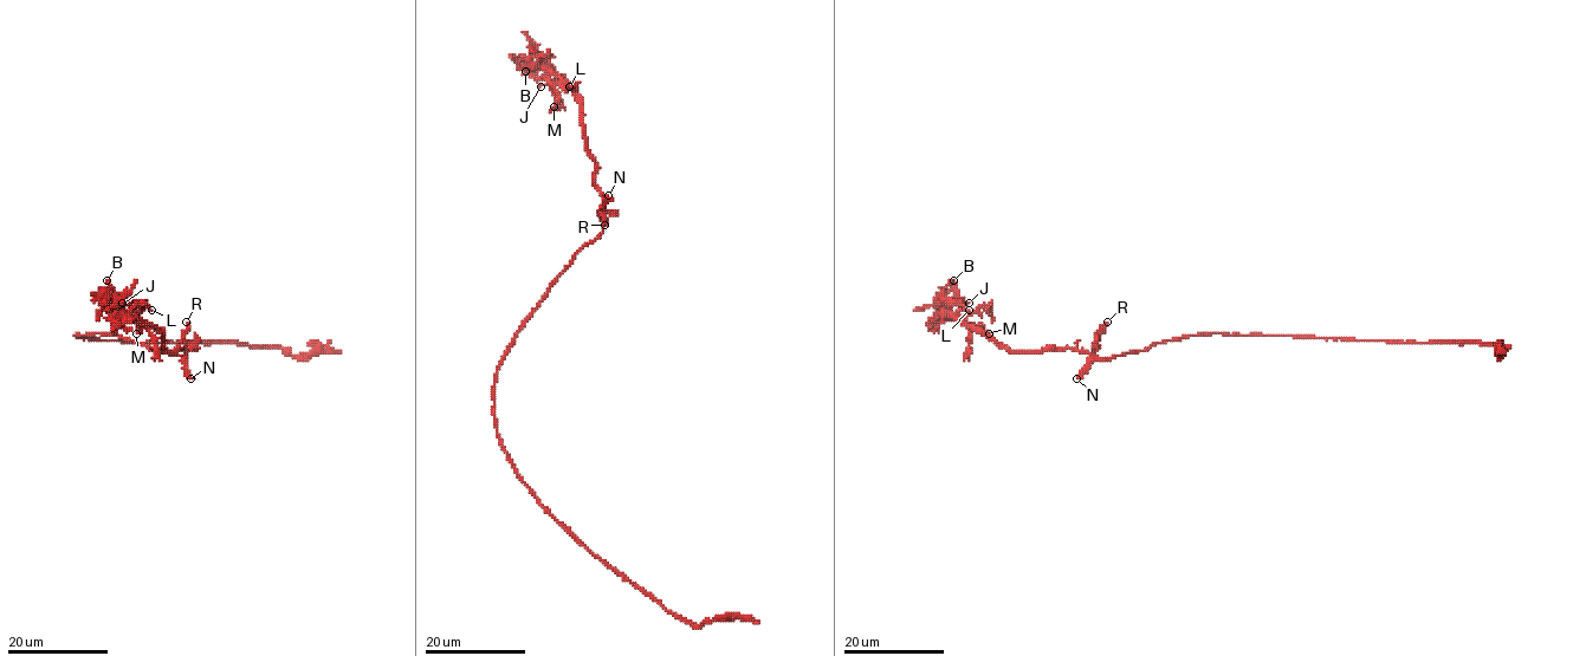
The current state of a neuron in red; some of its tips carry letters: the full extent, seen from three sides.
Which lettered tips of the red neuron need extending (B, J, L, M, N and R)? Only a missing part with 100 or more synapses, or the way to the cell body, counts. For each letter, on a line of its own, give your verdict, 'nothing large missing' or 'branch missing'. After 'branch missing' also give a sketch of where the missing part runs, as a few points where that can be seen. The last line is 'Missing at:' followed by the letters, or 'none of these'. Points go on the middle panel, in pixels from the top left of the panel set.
B: nothing large missing
J: nothing large missing
L: nothing large missing
M: nothing large missing
N: nothing large missing
R: nothing large missing
Missing at: none of these

